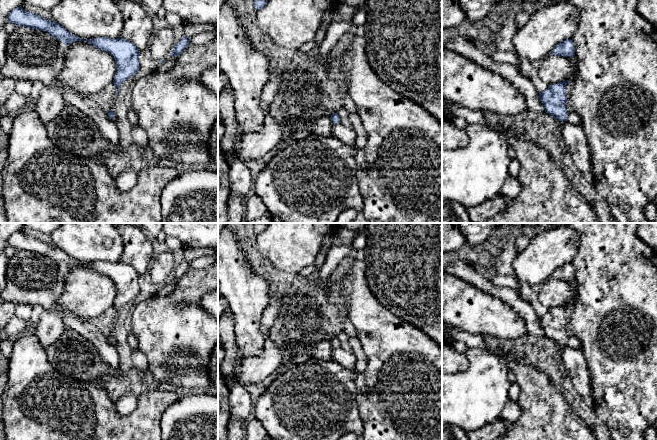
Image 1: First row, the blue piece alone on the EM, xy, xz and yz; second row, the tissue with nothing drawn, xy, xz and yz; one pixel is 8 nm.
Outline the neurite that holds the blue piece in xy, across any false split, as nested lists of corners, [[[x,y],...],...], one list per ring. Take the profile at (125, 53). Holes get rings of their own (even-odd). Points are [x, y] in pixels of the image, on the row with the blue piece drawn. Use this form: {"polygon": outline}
{"polygon": [[[22,6],[14,8],[9,13],[7,22],[14,23],[17,27],[24,26],[45,31],[64,45],[76,41],[86,41],[97,49],[110,53],[114,57],[117,67],[113,80],[117,88],[116,94],[118,94],[118,88],[121,84],[131,76],[134,76],[139,70],[139,50],[132,42],[126,39],[111,39],[107,37],[96,37],[92,40],[82,39],[64,29],[57,22],[46,20],[33,12],[25,11]]]}

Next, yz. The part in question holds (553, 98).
{"polygon": [[[569,80],[550,85],[547,89],[539,92],[539,98],[545,112],[555,119],[567,121],[582,127],[582,119],[575,112],[568,113],[566,109],[566,84]]]}

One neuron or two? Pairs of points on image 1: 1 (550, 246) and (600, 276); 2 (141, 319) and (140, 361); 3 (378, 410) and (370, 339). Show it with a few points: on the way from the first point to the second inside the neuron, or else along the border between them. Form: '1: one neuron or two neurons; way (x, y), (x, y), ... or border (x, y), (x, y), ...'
1: two neurons; border (580, 237), (579, 248), (570, 262)
2: two neurons; border (138, 349), (145, 357), (149, 370)
3: one neuron; way (385, 392), (385, 357)

